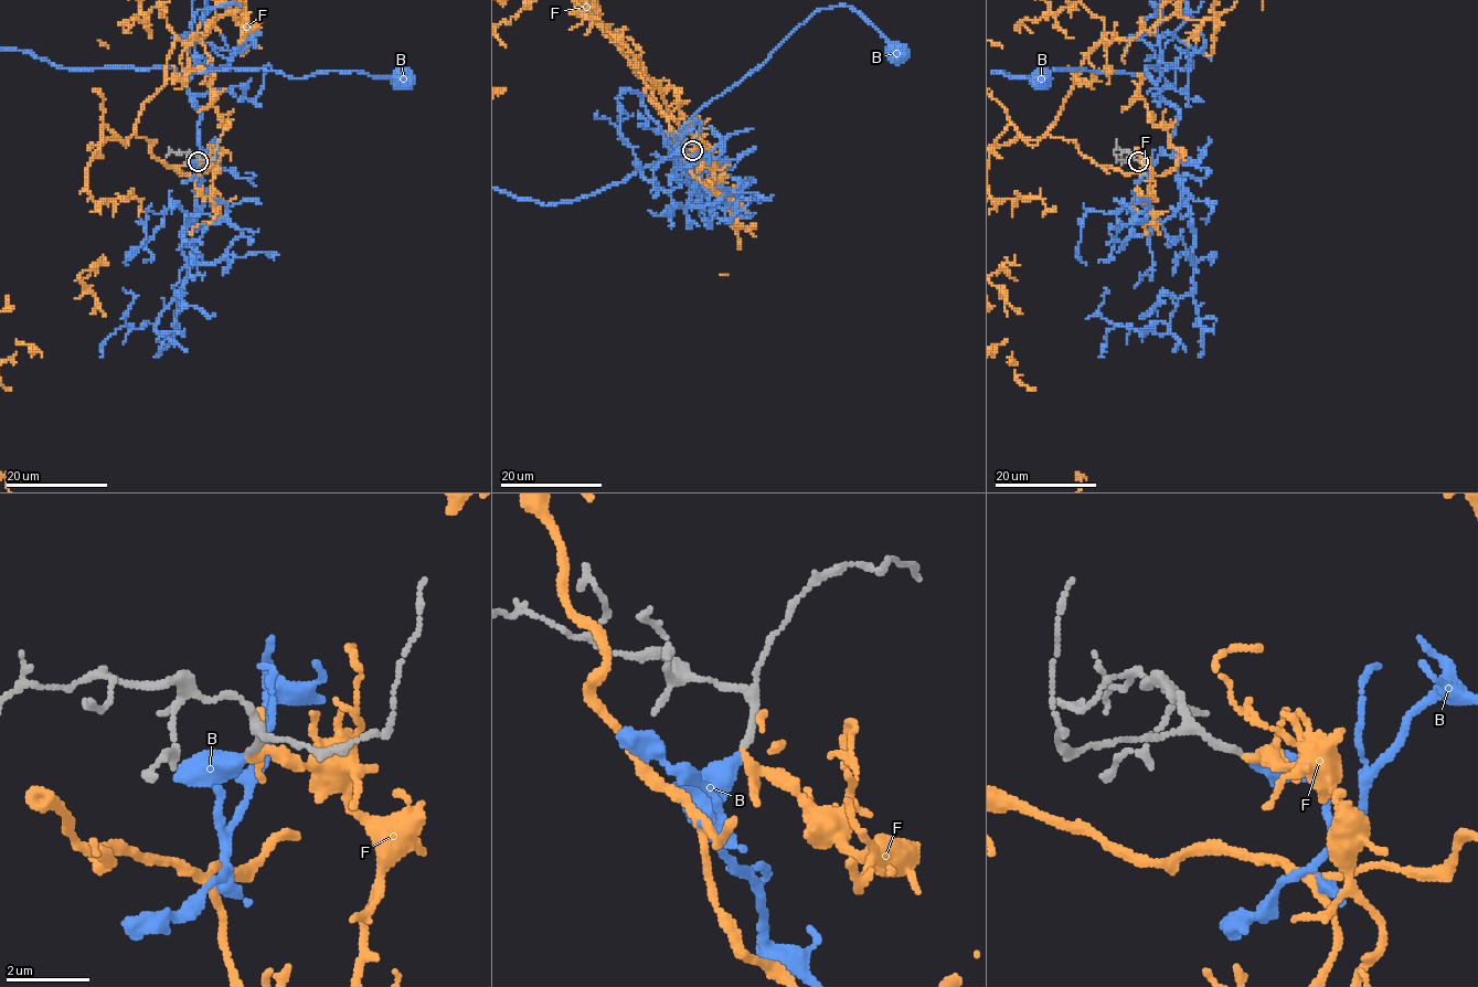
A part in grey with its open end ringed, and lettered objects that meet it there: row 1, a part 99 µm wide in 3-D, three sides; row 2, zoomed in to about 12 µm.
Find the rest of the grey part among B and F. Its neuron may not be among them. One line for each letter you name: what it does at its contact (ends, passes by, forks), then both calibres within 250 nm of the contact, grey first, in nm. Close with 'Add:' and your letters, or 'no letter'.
B: it ends; calibres 160 and 400 nm
Add: B

